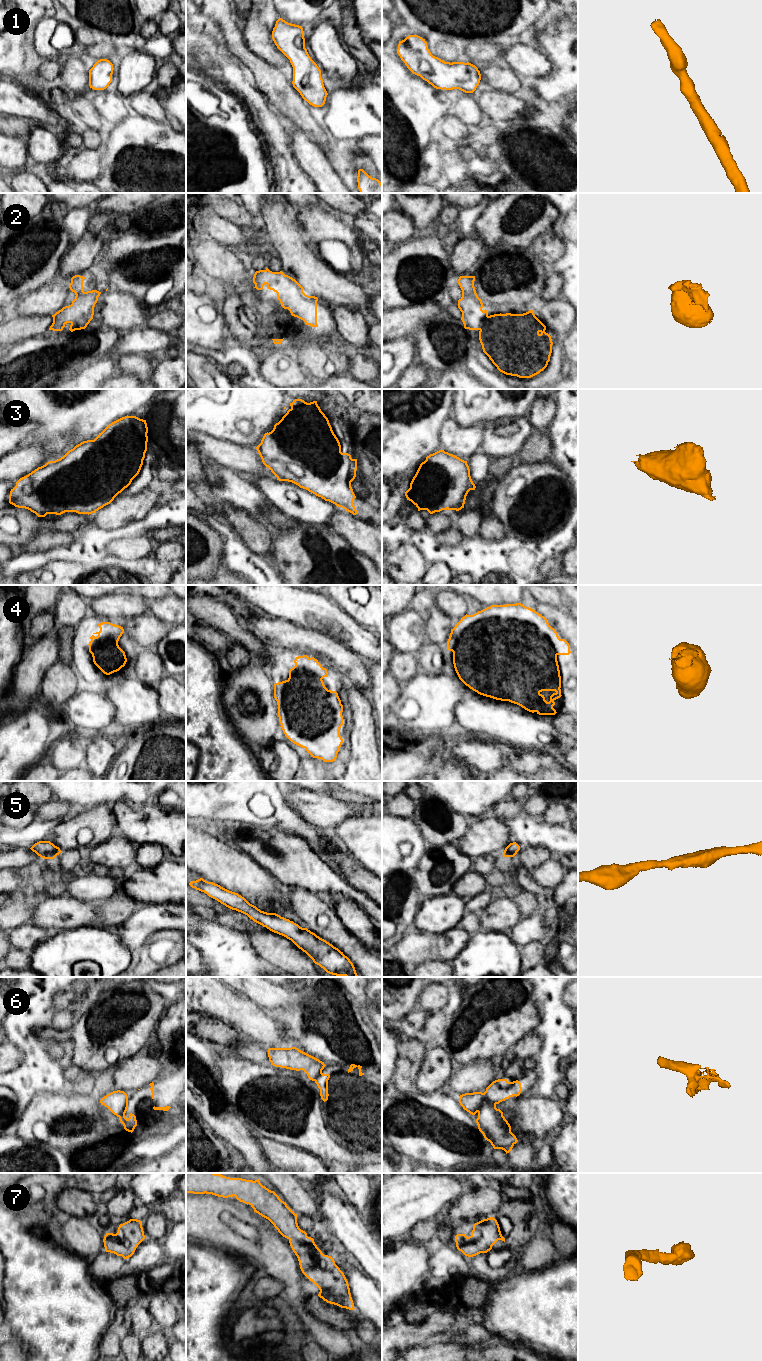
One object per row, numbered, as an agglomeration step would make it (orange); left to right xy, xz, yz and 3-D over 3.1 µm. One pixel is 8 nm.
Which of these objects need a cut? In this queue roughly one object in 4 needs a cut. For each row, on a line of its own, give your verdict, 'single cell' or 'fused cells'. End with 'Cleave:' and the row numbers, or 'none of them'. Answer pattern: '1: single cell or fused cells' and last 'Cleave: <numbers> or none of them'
1: single cell
2: single cell
3: single cell
4: single cell
5: single cell
6: fused cells
7: single cell
Cleave: 6

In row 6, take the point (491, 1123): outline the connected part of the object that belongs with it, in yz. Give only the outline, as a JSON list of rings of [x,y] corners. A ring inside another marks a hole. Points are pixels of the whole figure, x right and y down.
[[[484,1101],[480,1105],[476,1123],[485,1140],[489,1141],[494,1149],[502,1149],[507,1154],[518,1142],[503,1112],[497,1109],[494,1103]]]

